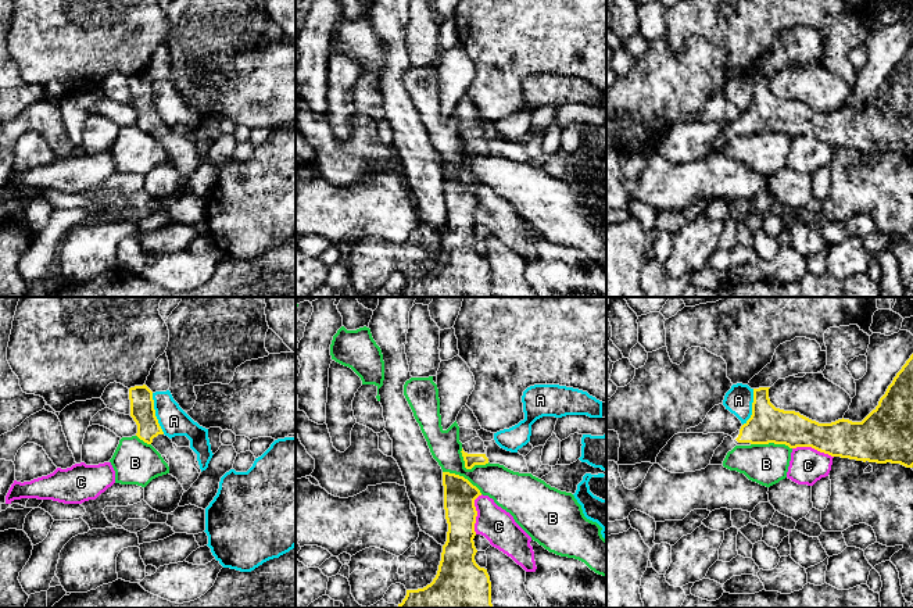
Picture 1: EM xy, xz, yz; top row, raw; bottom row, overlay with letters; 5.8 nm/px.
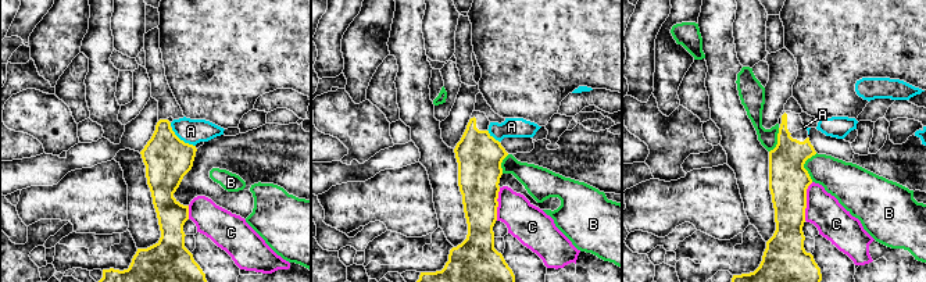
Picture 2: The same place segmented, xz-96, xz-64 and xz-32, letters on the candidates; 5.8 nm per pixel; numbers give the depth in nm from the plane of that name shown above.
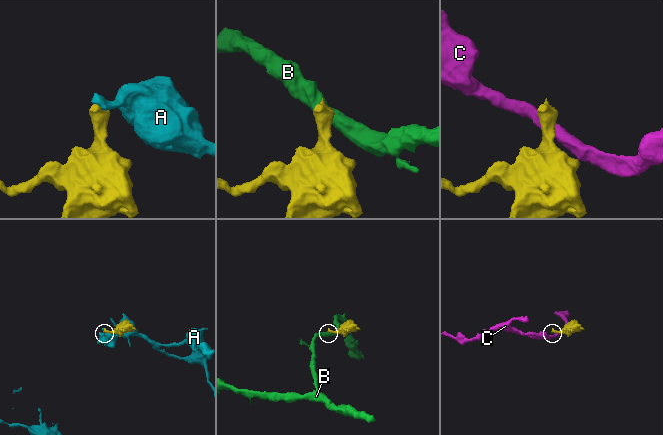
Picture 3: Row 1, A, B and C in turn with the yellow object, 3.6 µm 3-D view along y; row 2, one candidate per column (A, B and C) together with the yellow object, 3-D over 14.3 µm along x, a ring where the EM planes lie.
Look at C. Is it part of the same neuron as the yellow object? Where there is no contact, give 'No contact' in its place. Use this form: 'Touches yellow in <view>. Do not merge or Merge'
Touches yellow in xz. Do not merge

